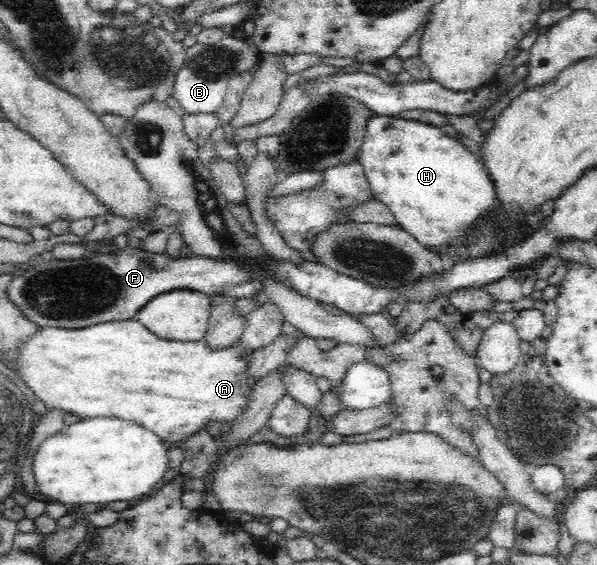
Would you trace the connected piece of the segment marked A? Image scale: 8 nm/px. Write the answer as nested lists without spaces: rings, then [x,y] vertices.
[[[136,318],[123,321],[101,322],[92,326],[70,330],[48,326],[22,346],[19,371],[22,380],[47,408],[72,412],[81,418],[116,416],[140,422],[155,431],[161,439],[181,445],[208,422],[235,422],[242,416],[258,380],[250,374],[254,350],[240,343],[223,349],[212,349],[206,339],[182,342],[161,339]]]

